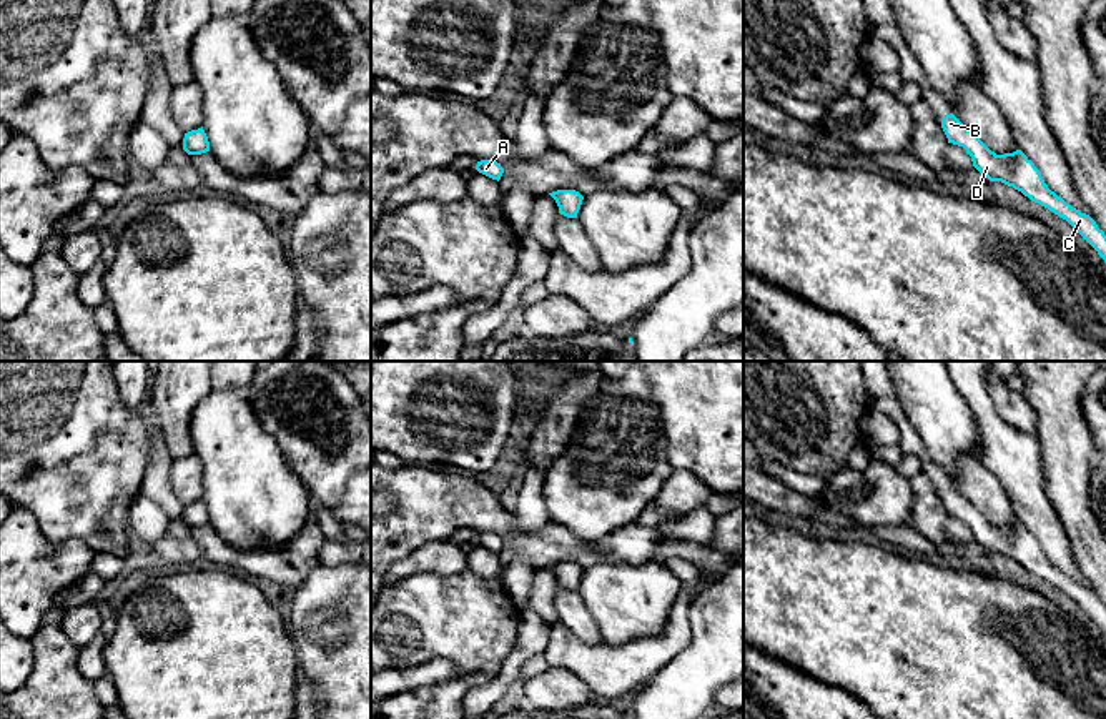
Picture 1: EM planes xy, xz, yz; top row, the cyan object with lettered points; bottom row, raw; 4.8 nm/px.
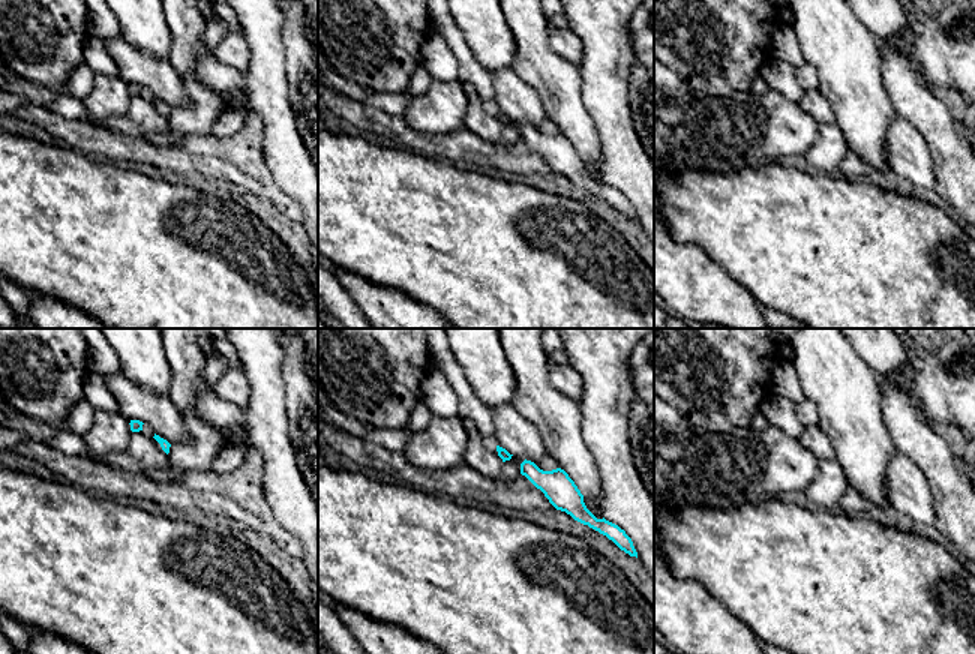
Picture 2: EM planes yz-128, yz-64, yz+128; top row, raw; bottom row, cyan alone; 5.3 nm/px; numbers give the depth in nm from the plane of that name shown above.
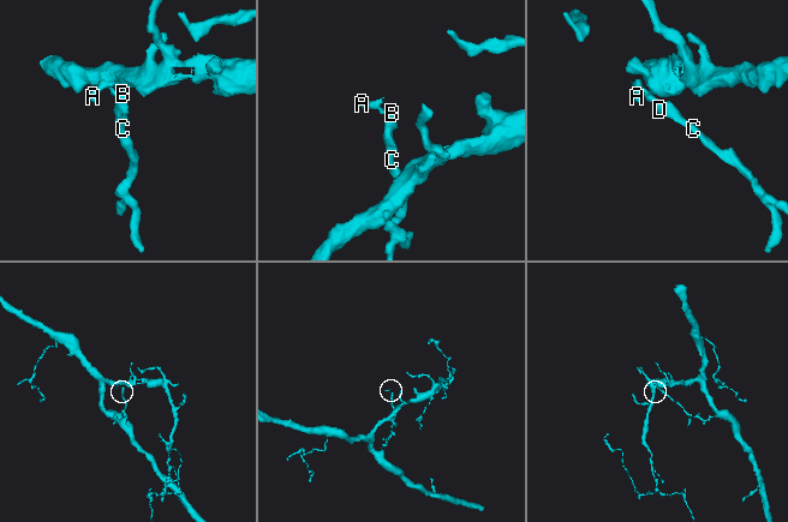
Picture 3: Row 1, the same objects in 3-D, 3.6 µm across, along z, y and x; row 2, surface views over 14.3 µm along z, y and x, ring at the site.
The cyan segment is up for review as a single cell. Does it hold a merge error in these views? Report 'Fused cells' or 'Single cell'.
Single cell

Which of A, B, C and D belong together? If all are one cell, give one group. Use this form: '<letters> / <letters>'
A B C D

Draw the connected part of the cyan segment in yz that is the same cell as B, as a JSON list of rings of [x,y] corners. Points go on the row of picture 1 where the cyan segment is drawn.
[[[953,113],[945,115],[941,128],[948,143],[963,146],[971,156],[973,166],[990,181],[1001,181],[1021,191],[1031,201],[1039,203],[1059,218],[1066,220],[1086,240],[1106,263],[1106,235],[1096,221],[1073,208],[1048,188],[1039,170],[1021,151],[996,155],[978,135],[965,126]]]

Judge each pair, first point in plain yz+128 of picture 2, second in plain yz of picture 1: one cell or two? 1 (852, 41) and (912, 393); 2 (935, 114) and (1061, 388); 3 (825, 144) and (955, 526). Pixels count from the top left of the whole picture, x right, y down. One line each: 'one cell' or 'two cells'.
1: one cell
2: two cells
3: two cells

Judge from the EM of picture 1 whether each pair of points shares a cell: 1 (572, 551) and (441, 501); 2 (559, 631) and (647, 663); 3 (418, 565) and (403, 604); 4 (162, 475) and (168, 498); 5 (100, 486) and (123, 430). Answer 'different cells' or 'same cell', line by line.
1: same cell
2: same cell
3: different cells
4: same cell
5: same cell

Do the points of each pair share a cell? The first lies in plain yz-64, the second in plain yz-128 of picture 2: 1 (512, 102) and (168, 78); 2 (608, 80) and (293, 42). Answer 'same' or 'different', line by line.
1: same
2: different

